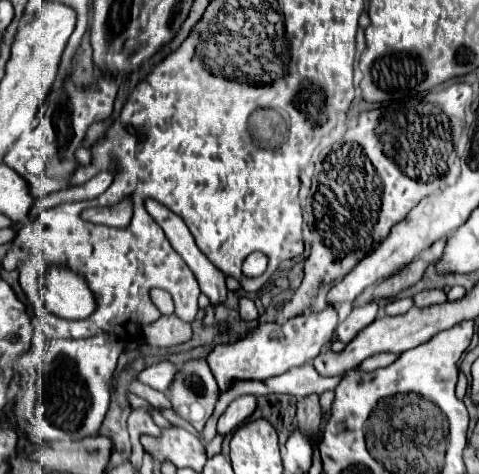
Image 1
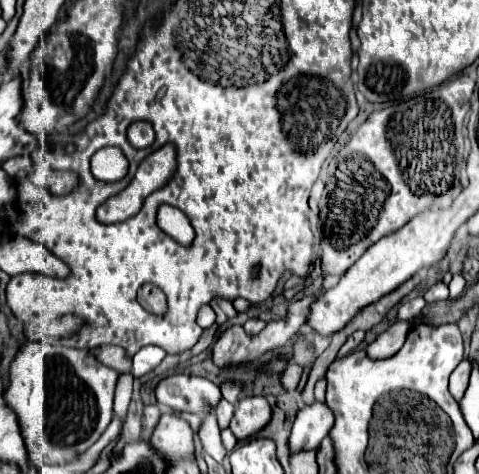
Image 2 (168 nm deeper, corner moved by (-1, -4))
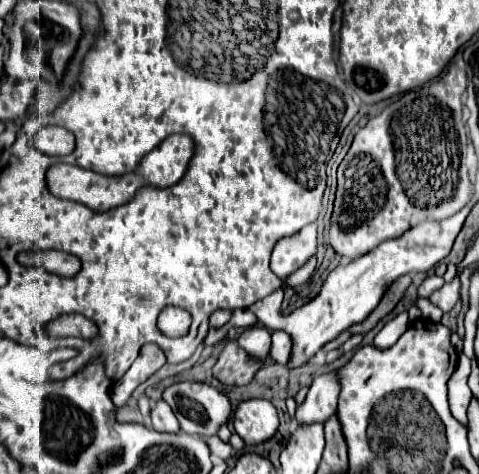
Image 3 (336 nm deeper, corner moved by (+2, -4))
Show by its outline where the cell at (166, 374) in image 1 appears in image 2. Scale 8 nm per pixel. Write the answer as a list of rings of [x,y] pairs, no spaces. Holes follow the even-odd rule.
[[[174,375],[158,383],[156,397],[158,403],[170,407],[176,413],[194,413],[202,417],[216,409],[222,393],[218,385],[204,377]]]

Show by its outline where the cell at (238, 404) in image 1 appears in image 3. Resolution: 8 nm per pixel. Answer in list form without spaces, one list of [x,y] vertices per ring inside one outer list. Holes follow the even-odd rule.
[[[247,399],[241,401],[233,415],[235,433],[247,443],[257,445],[275,435],[279,427],[277,409],[271,401],[265,399]]]

